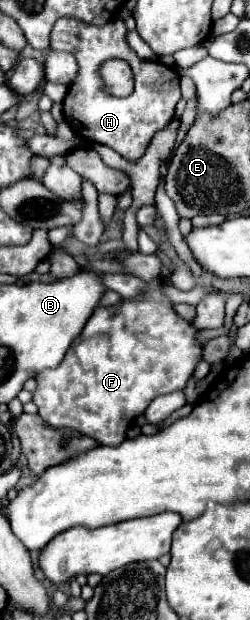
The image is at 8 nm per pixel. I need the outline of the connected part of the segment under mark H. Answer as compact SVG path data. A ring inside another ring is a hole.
M61 18L51 30L51 48L71 52L79 64L77 80L73 80L73 86L69 86L69 92L63 100L63 116L71 130L79 138L105 144L119 152L125 160L135 162L145 154L153 134L173 120L175 104L179 102L181 94L177 72L159 62L137 58L137 54L125 42L125 32L127 28L121 18L113 18L101 28L95 24L81 24L73 18ZM109 58L121 58L129 62L135 76L135 92L131 96L115 98L103 91L103 81L97 70L99 64Z

